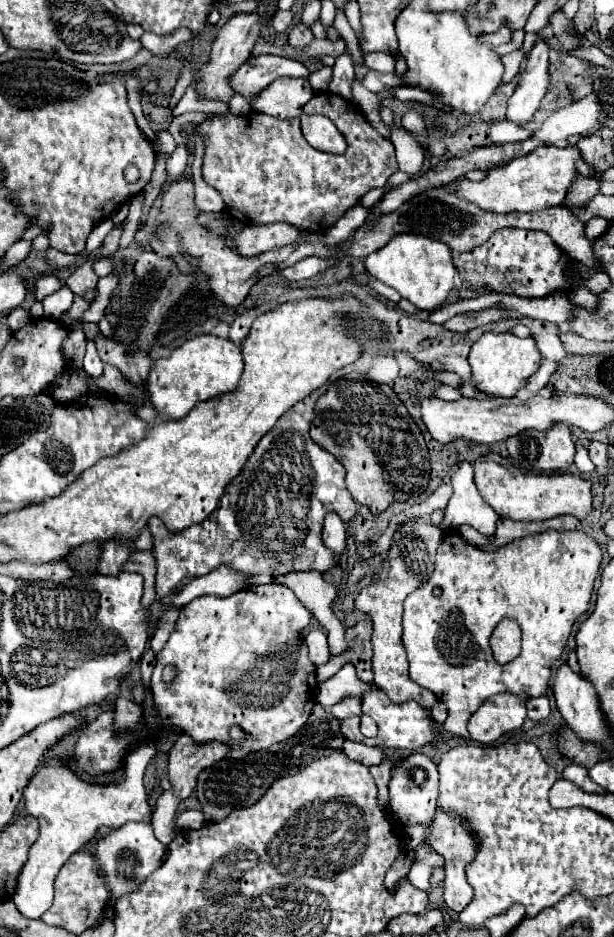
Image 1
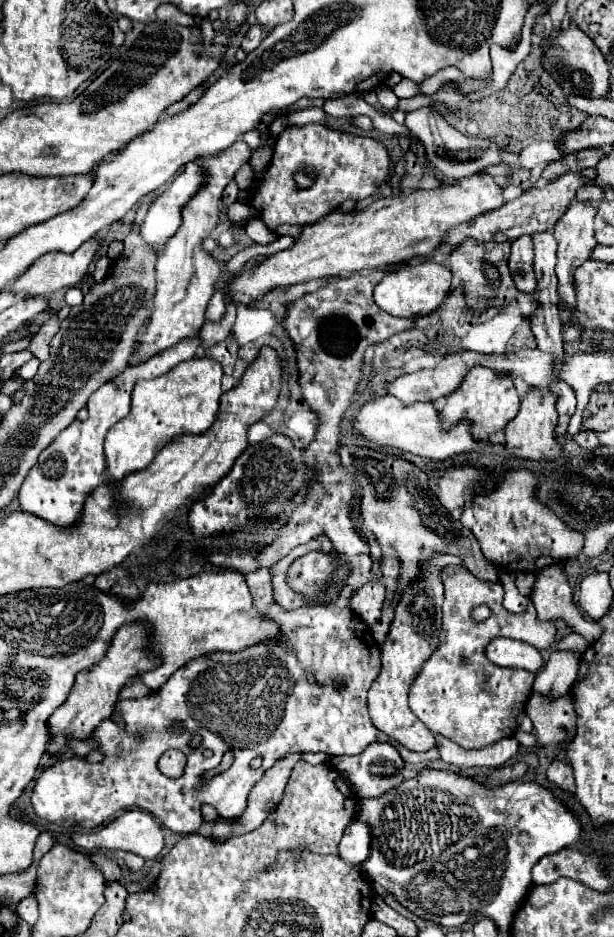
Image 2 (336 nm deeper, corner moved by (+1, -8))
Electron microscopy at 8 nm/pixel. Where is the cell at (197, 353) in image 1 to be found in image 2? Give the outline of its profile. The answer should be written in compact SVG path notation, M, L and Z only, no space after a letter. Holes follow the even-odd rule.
M192 358L176 364L172 372L152 380L138 380L132 392L130 414L108 430L104 442L108 482L118 484L124 476L146 470L156 454L182 434L206 432L218 414L220 406L222 366L212 358Z

